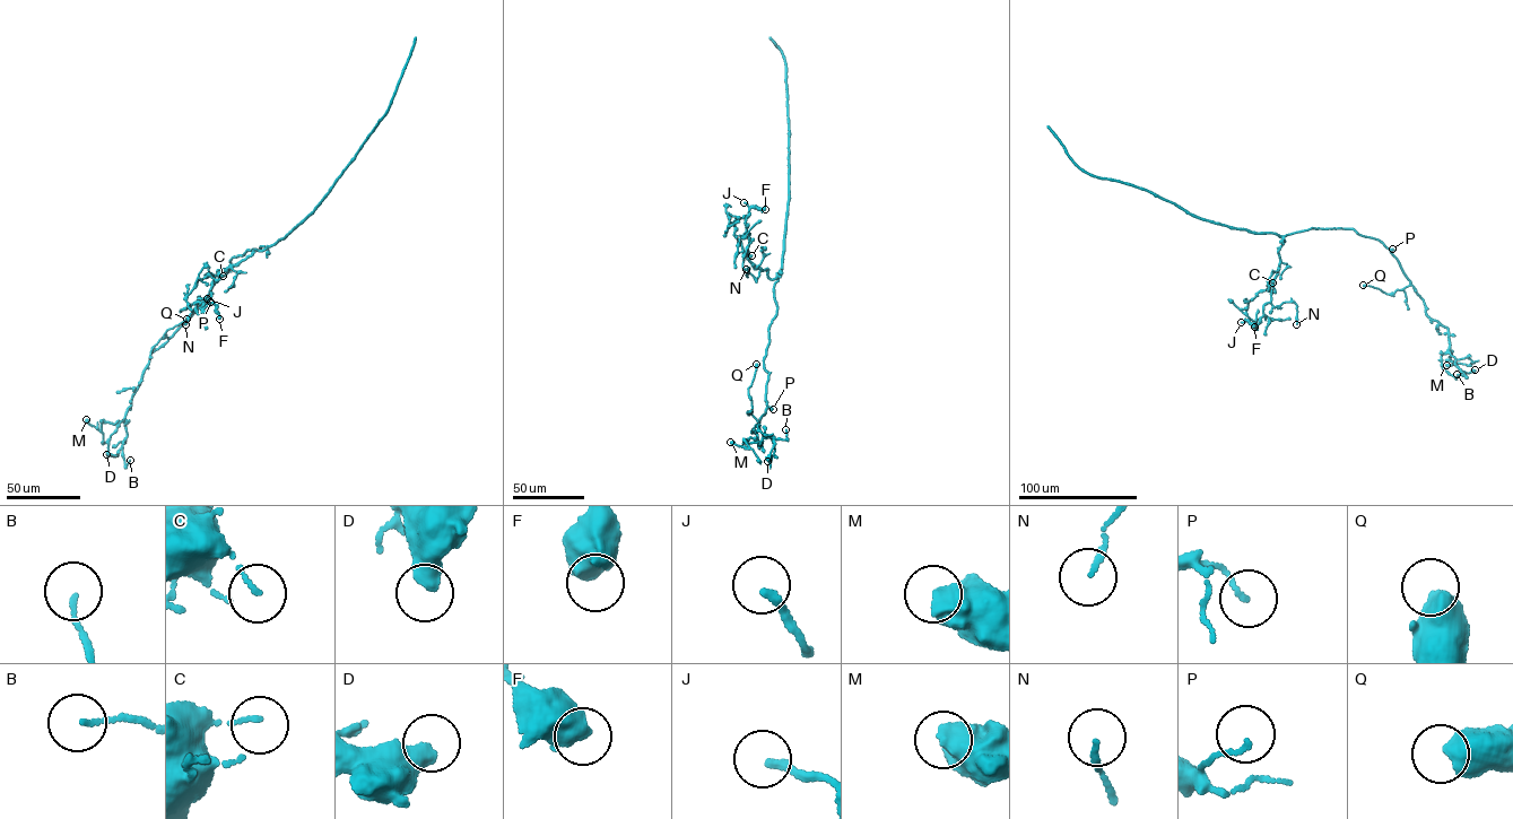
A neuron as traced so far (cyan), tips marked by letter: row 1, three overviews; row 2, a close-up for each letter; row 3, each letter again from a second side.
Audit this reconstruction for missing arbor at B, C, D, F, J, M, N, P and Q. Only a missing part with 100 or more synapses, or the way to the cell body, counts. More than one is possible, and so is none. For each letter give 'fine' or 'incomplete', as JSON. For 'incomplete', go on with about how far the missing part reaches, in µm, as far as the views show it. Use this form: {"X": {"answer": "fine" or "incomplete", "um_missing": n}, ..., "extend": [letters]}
{"B": {"answer": "fine"}, "C": {"answer": "fine"}, "D": {"answer": "fine"}, "F": {"answer": "fine"}, "J": {"answer": "fine"}, "M": {"answer": "fine"}, "N": {"answer": "fine"}, "P": {"answer": "fine"}, "Q": {"answer": "fine"}, "extend": []}

